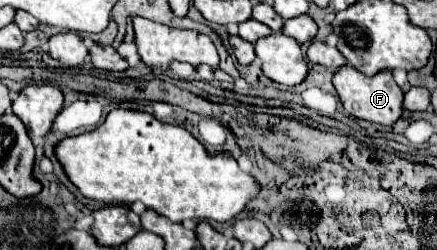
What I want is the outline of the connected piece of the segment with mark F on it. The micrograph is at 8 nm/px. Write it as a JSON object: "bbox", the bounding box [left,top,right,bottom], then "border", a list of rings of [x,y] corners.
{"bbox":[333,66,403,126],"border":[[[345,66],[345,68],[339,68],[335,72],[333,84],[337,88],[337,94],[339,94],[345,110],[353,118],[369,120],[369,122],[383,124],[383,126],[393,126],[403,114],[403,90],[395,84],[393,74],[389,70],[383,70],[383,72],[369,78],[369,76],[361,74],[359,70]]]}

